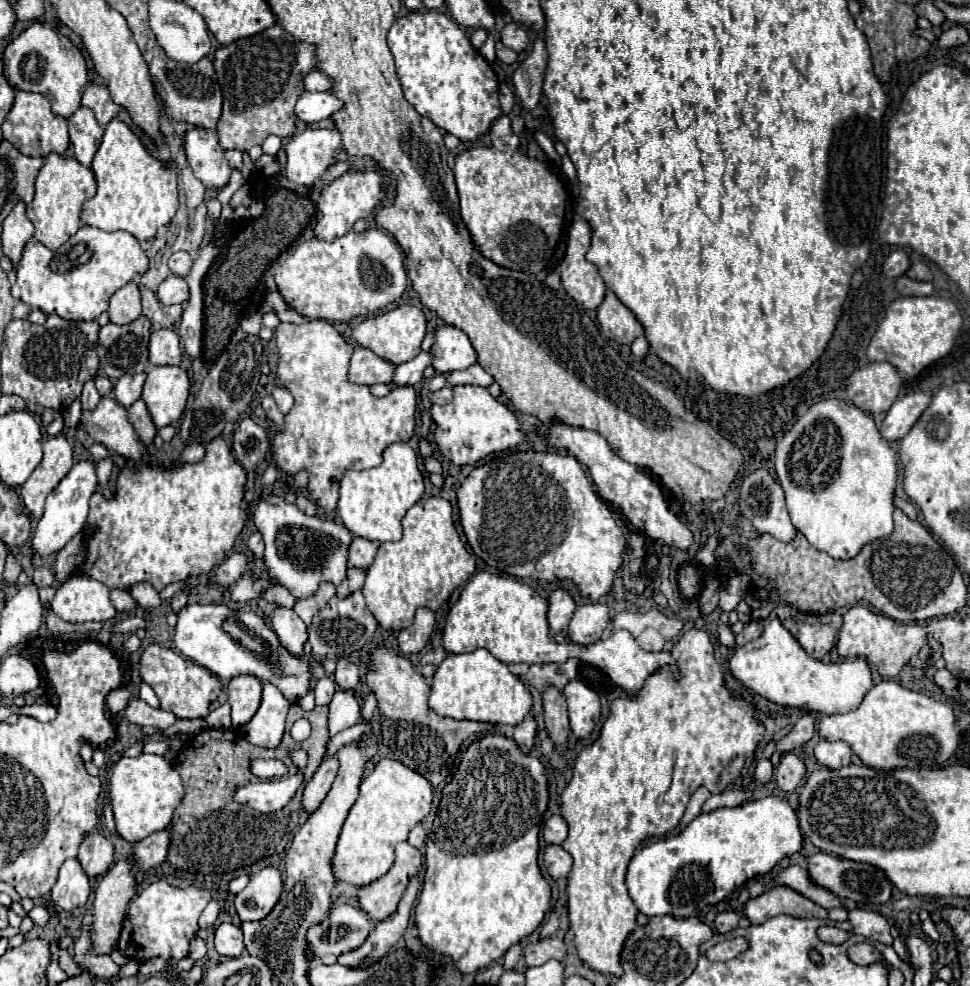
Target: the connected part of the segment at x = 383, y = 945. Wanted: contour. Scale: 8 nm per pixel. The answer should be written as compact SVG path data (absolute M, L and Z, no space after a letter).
M413 876L409 880L409 886L407 886L401 902L399 902L397 912L391 918L379 922L371 930L369 938L365 940L365 944L361 948L357 948L353 952L347 952L347 954L341 954L337 958L337 962L341 966L355 966L355 968L367 968L367 966L379 962L401 940L401 936L407 928L407 922L409 922L411 908L417 902L419 890L421 890L421 878Z

